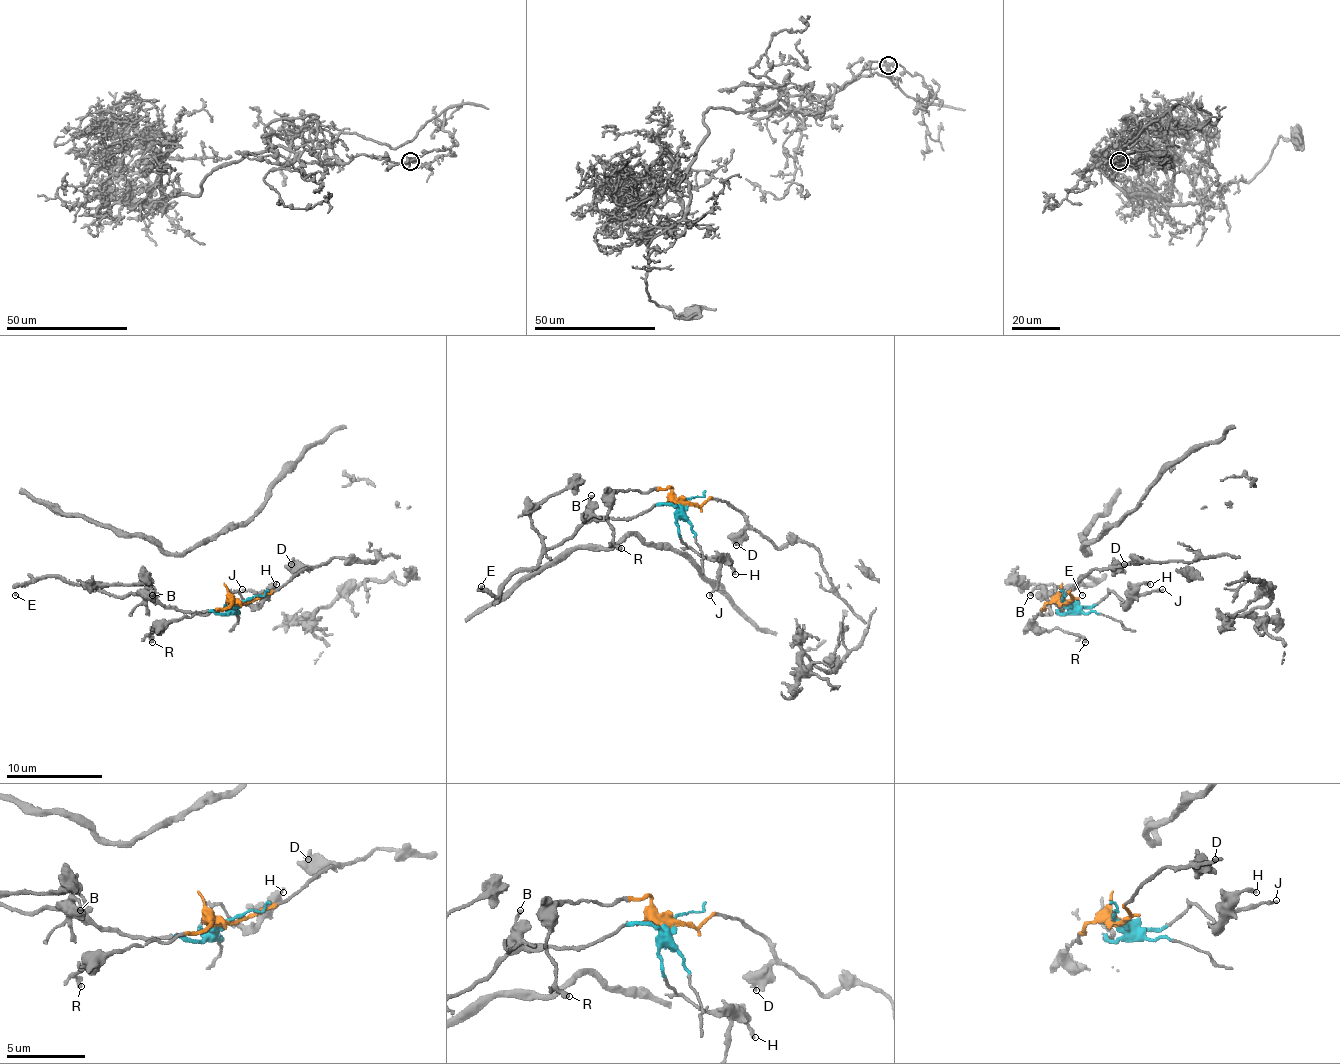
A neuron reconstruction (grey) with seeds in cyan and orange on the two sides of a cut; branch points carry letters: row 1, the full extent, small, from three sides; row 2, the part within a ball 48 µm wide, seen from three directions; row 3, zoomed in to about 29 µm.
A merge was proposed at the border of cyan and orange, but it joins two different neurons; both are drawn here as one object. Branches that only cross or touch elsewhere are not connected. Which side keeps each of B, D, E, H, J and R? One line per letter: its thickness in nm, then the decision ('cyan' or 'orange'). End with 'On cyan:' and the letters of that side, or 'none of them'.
B: 190 nm thick; cyan
D: 360 nm thick; orange
E: 110 nm thick; cyan
H: 200 nm thick; cyan
J: 140 nm thick; cyan
R: 240 nm thick; orange
On cyan: B, E, H, J

